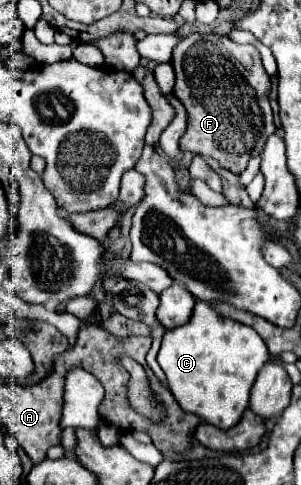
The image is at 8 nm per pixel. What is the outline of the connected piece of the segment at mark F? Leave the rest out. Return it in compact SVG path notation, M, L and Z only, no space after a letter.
M189 34L173 48L177 84L173 94L189 112L189 126L181 150L213 156L223 168L241 174L275 132L269 106L269 74L255 46L241 46L219 34Z

